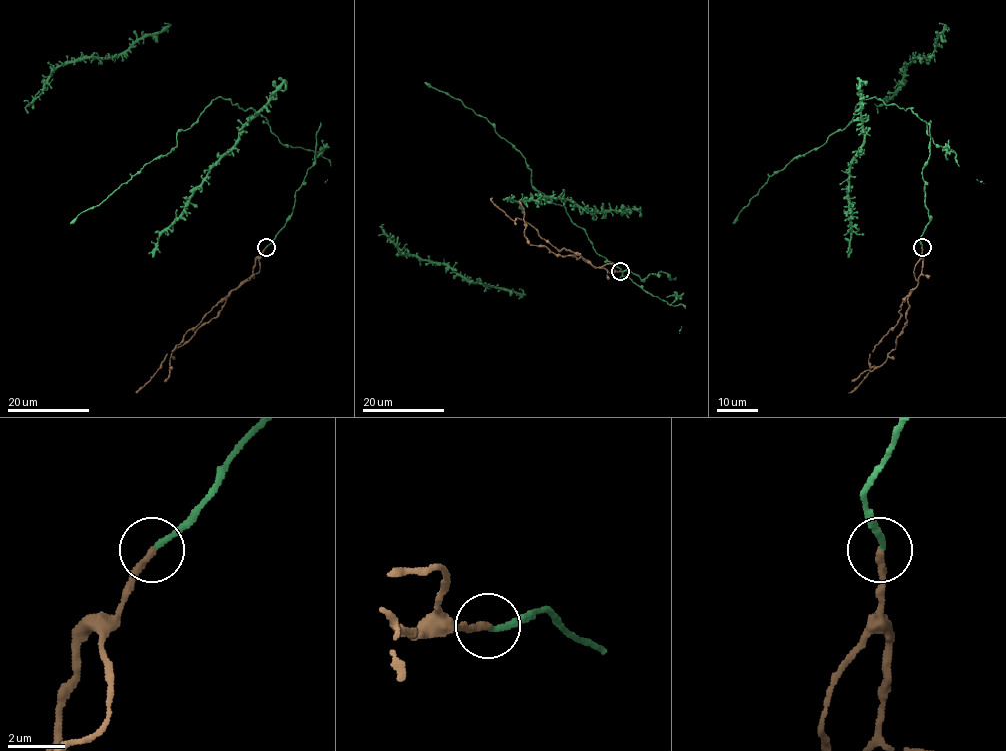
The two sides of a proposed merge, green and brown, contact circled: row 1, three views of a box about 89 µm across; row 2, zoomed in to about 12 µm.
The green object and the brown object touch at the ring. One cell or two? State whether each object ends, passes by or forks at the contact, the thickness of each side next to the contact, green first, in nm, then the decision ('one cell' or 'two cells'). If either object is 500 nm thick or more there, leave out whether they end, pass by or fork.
green ends | brown ends | 180/240 nm | one cell

